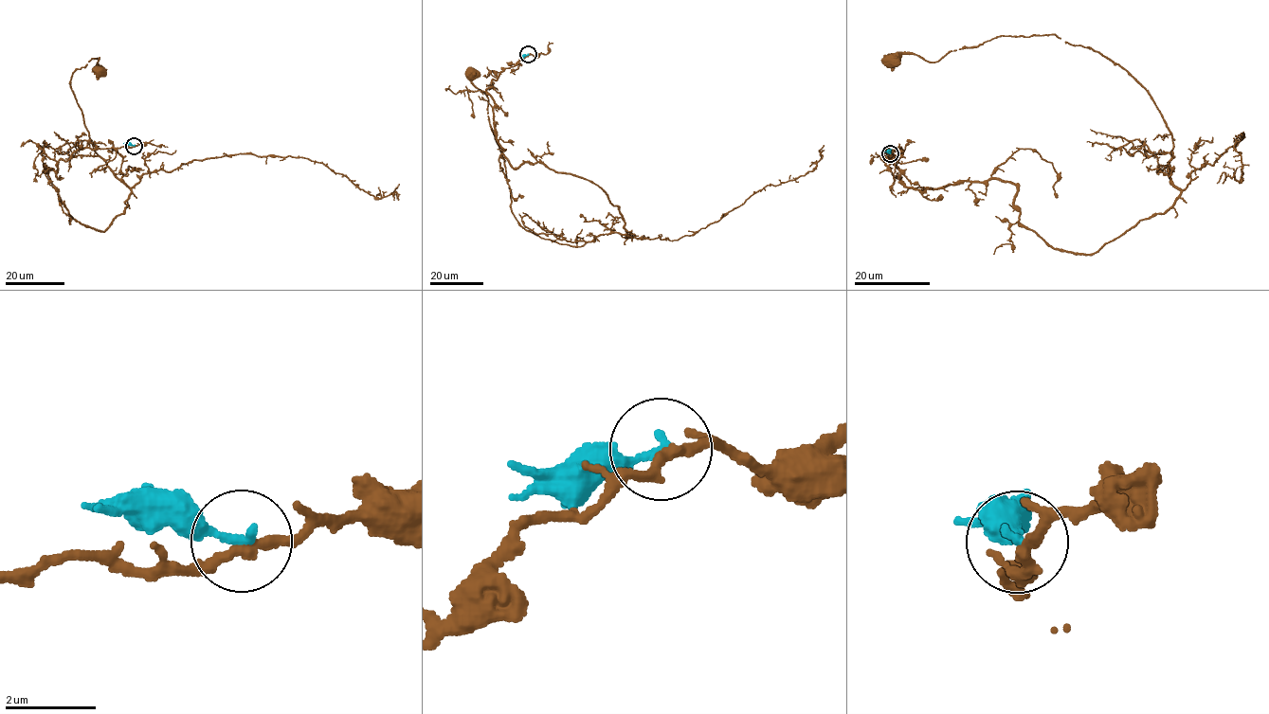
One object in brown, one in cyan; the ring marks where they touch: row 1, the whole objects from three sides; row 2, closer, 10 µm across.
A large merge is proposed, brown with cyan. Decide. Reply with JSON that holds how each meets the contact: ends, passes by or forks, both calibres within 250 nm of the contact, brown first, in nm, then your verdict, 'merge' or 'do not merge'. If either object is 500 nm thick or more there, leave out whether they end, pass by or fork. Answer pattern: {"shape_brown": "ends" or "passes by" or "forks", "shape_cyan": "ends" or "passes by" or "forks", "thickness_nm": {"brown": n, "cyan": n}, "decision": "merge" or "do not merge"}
{"shape_brown": "passes by", "shape_cyan": "ends", "thickness_nm": {"brown": 240, "cyan": 200}, "decision": "do not merge"}

